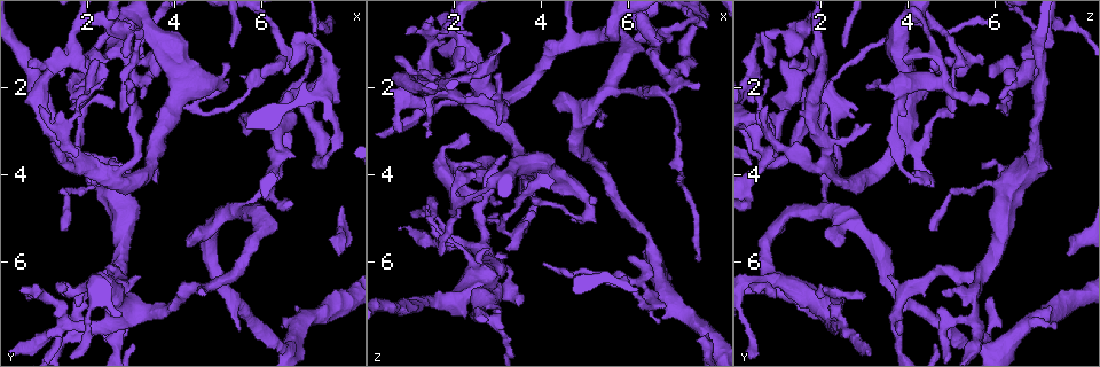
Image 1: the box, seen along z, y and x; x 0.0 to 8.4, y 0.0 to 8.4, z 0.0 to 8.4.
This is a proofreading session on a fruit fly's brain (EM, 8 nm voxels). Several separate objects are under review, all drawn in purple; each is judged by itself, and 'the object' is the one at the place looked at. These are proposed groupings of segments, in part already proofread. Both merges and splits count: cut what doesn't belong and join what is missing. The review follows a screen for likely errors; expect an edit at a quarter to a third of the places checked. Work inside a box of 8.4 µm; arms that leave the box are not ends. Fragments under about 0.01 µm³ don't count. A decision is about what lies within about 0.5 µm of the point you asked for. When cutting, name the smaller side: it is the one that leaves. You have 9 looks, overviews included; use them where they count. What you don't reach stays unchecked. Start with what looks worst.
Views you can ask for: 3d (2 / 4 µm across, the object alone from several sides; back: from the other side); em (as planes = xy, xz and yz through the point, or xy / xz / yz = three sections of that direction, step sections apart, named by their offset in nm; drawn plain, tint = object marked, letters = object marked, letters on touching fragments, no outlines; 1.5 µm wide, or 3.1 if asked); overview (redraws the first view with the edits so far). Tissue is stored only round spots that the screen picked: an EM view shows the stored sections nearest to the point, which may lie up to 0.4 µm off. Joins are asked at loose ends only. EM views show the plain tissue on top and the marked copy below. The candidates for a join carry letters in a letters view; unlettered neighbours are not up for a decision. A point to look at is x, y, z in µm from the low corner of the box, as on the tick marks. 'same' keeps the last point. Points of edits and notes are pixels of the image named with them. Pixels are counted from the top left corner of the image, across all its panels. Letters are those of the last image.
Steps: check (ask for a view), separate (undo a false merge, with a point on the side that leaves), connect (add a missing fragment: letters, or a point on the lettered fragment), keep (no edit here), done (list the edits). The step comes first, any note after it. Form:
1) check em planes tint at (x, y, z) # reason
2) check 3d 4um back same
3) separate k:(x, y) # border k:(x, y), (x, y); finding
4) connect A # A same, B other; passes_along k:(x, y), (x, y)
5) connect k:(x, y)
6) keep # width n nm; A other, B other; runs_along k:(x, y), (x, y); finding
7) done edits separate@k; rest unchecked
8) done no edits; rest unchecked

check 3d 2um at (1.40, 6.75, 4.75) # an open end

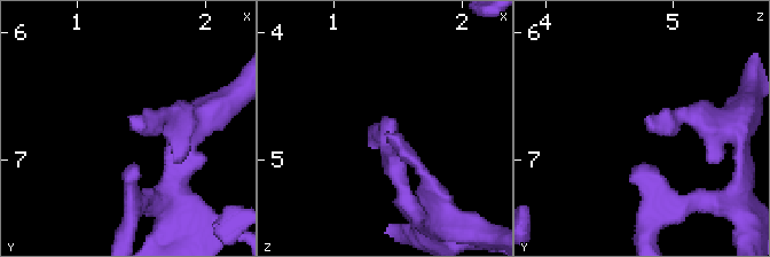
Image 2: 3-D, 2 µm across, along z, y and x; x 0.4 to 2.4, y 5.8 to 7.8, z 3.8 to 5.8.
check em planes letters at (1.44, 6.68, 4.76)

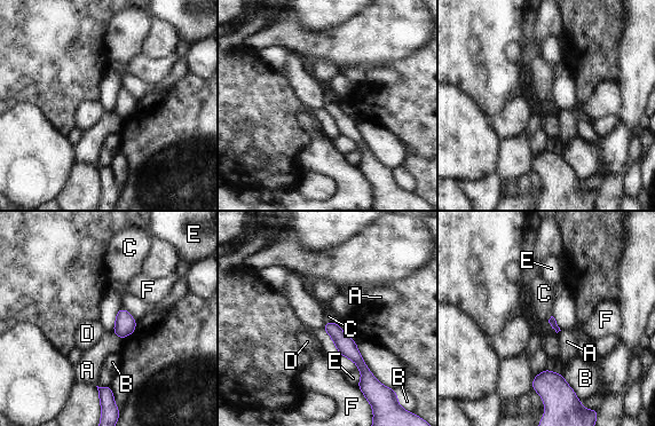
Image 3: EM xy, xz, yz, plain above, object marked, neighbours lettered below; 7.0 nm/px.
keep # A other, B other, C other, D other, E other, F other; border 3:(325, 321), (338, 323); none of them fits

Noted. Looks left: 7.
check em planes tint at (0.85, 2.40, 0.80)

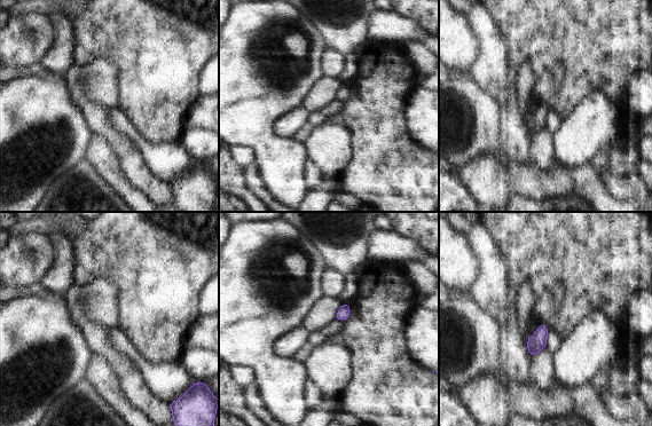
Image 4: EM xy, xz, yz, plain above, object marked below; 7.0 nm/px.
check em planes letters same # see the neighbours

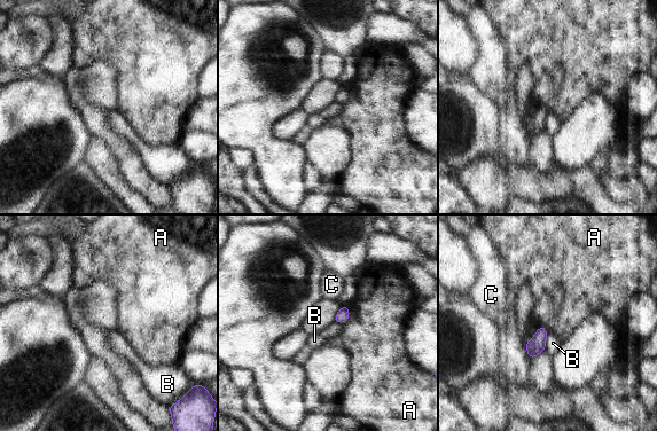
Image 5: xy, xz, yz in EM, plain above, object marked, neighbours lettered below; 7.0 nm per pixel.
keep # A other, B other, C other; none of them fits

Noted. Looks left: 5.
check em planes tint at (1.65, 2.35, 5.85) # an open end

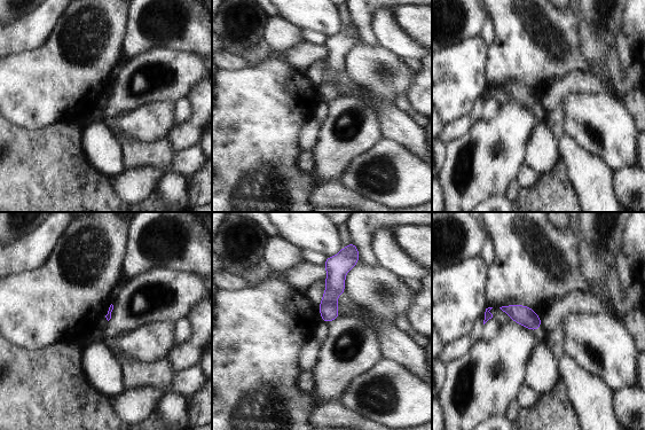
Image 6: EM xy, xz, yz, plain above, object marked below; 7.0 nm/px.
check em planes letters same

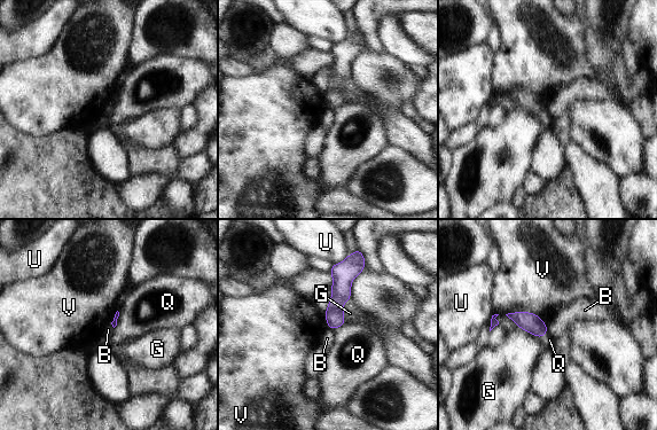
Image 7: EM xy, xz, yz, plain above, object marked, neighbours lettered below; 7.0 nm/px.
keep # longest_contact V 300 nm; B other, G other, Q other, U other, V other; no lettered fragment goes on from it

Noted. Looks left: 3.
check em planes letters at (2.85, 3.85, 5.65) # thin end

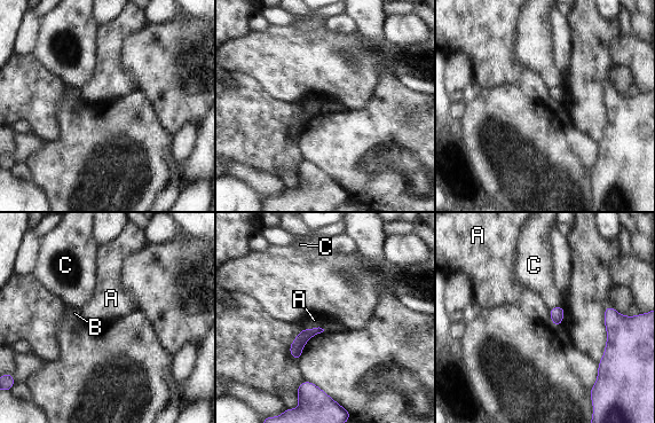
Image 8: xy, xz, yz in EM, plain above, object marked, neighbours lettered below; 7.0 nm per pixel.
keep # A other, B other, C other; border 8:(305, 328), (321, 327), (324, 329); none of them fits

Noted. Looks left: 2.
done no edits; rest unchecked

